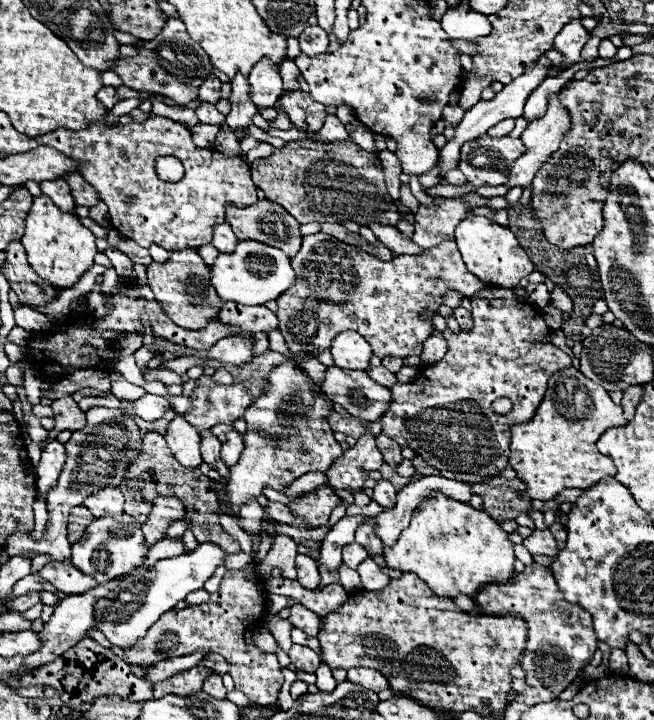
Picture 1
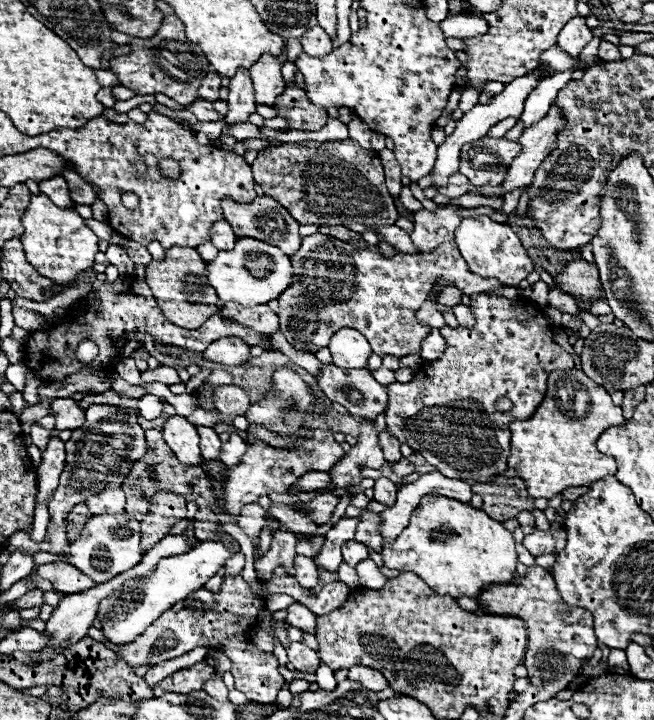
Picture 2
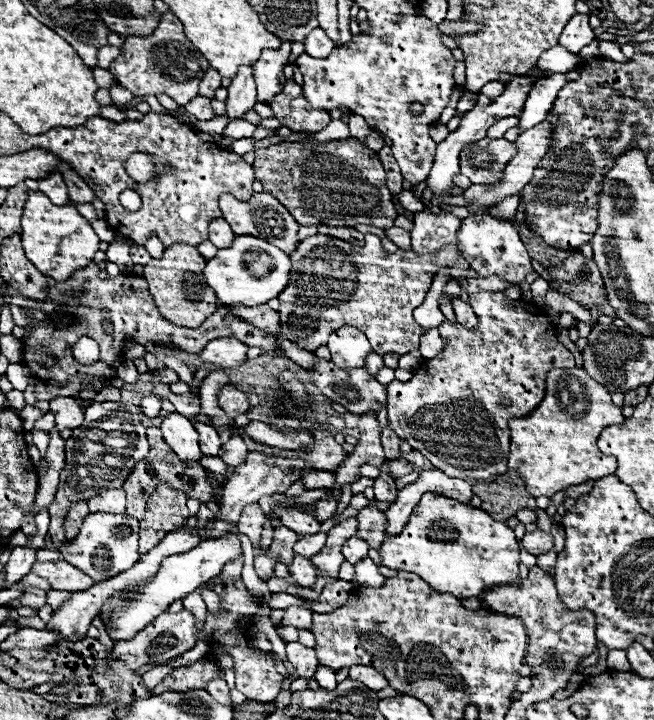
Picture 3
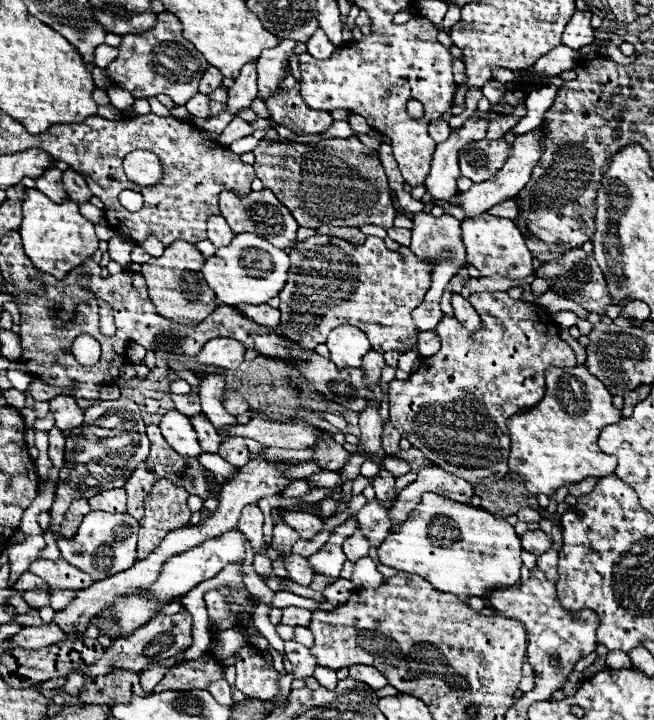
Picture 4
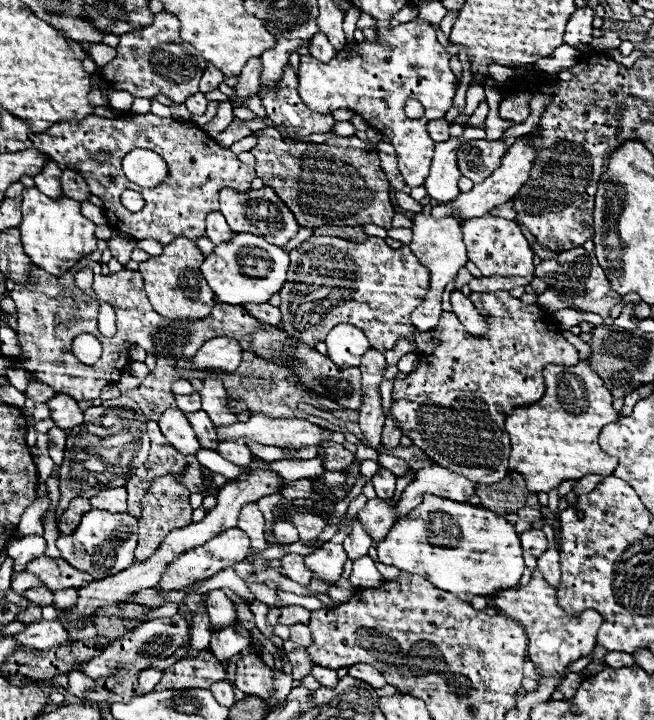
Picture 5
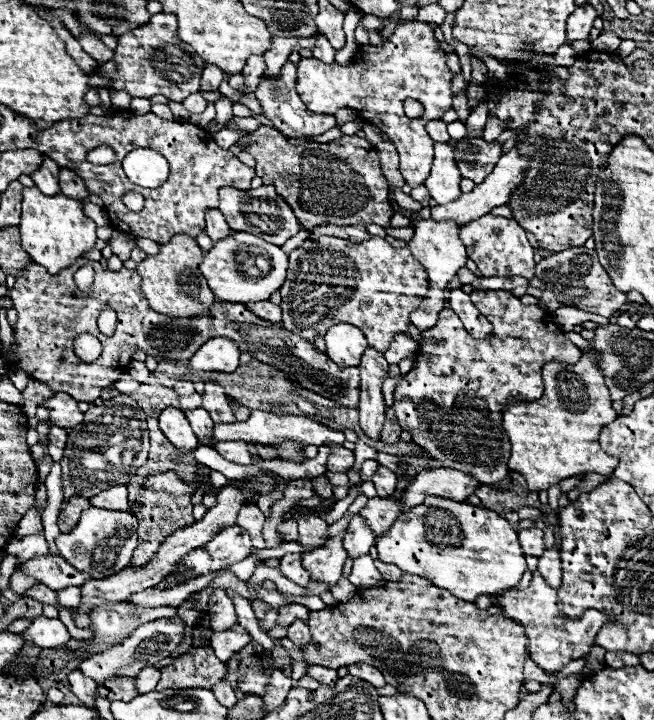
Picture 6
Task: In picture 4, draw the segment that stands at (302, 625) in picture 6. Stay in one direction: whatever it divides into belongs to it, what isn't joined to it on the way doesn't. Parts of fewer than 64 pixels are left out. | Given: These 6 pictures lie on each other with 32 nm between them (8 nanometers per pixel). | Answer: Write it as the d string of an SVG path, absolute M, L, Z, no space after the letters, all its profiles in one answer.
M296 626L294 632L296 632L296 638L294 638L294 640L296 640L298 644L302 644L302 646L306 646L306 648L312 648L312 646L314 646L314 636L312 636L312 632L310 632L308 628Z

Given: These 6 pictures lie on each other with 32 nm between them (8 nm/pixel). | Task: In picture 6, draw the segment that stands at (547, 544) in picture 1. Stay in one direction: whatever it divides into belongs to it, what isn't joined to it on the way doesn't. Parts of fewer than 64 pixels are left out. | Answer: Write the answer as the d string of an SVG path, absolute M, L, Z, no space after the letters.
M530 528L530 530L518 532L518 536L520 536L520 544L522 544L524 554L542 556L542 552L546 550L546 546L544 546L544 532L542 530Z

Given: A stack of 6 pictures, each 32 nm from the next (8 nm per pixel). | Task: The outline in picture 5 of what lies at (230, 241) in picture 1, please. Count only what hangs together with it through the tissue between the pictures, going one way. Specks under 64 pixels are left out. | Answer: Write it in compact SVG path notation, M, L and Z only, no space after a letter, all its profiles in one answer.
M220 212L208 214L206 224L208 224L206 236L208 236L214 244L224 244L224 242L228 242L228 240L232 238L232 230L228 228L228 224L226 224L224 216L220 216Z

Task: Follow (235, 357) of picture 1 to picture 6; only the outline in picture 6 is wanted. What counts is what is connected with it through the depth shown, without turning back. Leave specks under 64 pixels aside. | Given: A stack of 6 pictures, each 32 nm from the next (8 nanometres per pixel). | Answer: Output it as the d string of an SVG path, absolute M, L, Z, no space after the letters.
M212 338L190 358L194 372L234 372L240 364L240 348L228 338Z

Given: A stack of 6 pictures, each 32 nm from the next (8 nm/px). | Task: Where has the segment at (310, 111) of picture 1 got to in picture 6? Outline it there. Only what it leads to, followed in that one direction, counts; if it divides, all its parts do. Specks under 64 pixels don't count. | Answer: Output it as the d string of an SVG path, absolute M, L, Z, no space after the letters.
M292 62L284 64L282 68L282 74L278 78L262 78L260 80L260 86L256 90L256 98L260 100L262 108L264 108L264 116L274 124L276 130L280 130L284 136L288 138L308 138L308 136L316 136L316 134L324 134L328 132L330 128L336 126L336 118L330 116L330 114L316 114L316 112L310 112L298 92L296 92L296 66Z

